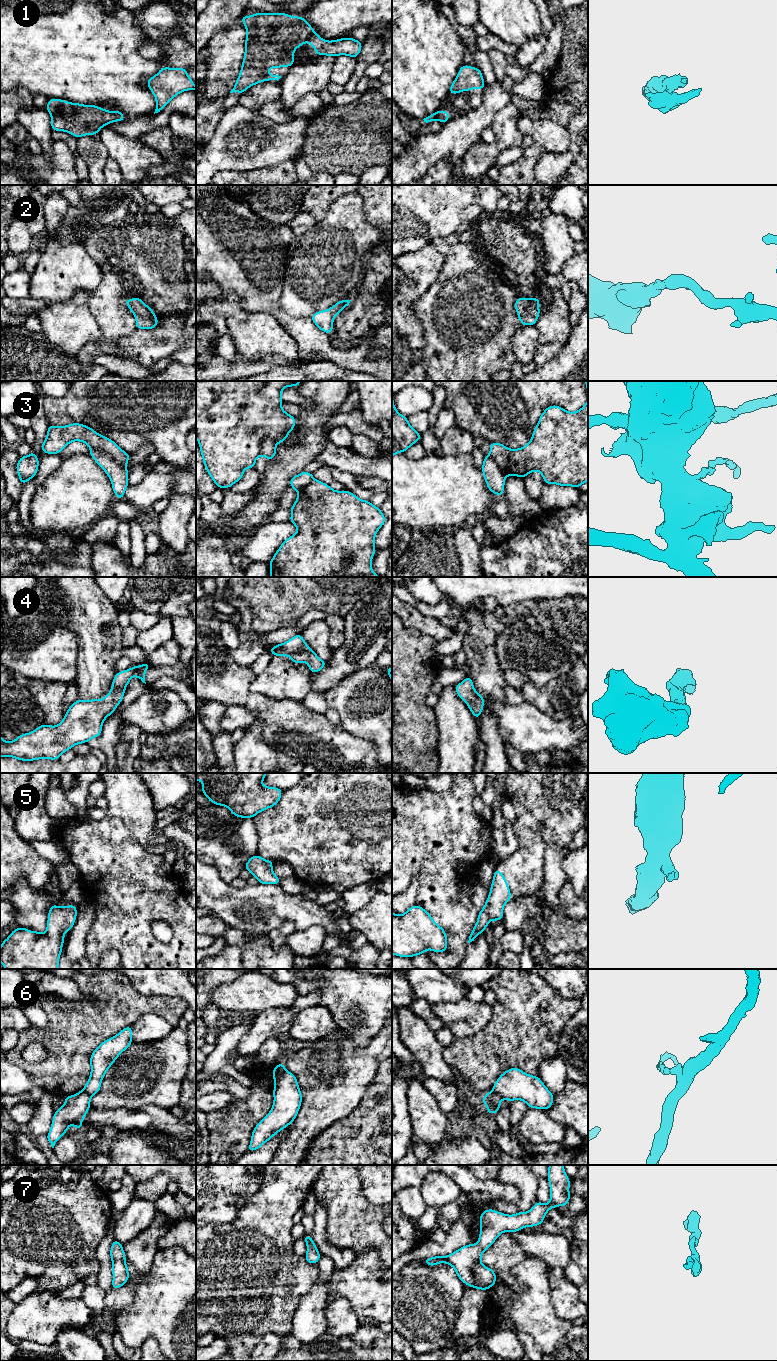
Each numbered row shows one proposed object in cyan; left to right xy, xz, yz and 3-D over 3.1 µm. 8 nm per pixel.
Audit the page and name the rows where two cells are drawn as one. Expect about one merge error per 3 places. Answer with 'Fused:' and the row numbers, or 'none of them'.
Fused: 1, 3, 6

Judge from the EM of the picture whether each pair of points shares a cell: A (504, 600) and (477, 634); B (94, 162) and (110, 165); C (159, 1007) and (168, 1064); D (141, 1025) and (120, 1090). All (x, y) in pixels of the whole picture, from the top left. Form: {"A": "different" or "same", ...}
{"A": "different", "B": "different", "C": "different", "D": "different"}

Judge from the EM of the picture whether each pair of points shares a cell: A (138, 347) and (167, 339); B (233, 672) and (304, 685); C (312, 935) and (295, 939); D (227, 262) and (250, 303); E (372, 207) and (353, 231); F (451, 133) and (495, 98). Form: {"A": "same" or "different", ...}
{"A": "same", "B": "different", "C": "same", "D": "same", "E": "different", "F": "same"}

